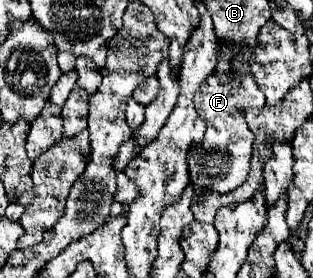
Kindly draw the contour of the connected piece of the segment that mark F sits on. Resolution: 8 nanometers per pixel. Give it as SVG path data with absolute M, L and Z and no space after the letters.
M219 39L219 43L219 63L195 93L195 109L199 117L207 123L203 141L195 143L195 147L191 147L191 151L187 153L189 181L193 185L195 199L201 199L207 191L229 193L245 183L253 149L253 135L245 123L245 109L251 105L265 105L265 95L259 91L251 75L247 55L243 55L243 51L235 51L235 45L227 39Z

